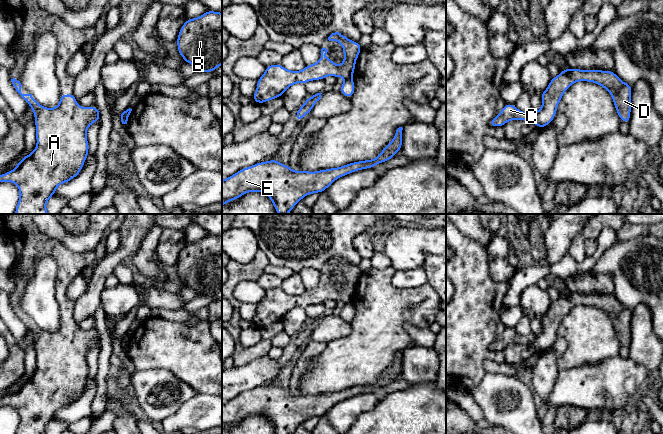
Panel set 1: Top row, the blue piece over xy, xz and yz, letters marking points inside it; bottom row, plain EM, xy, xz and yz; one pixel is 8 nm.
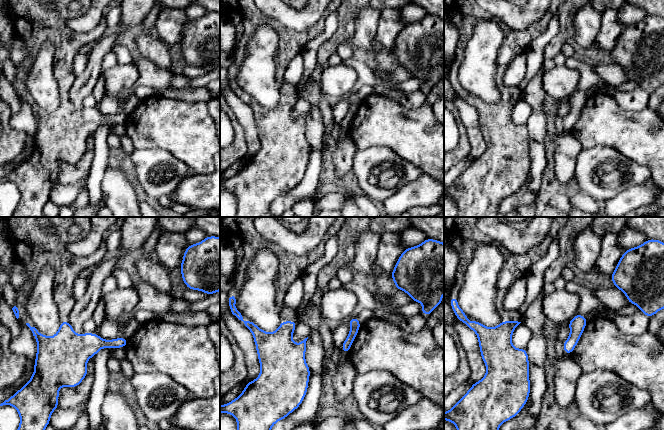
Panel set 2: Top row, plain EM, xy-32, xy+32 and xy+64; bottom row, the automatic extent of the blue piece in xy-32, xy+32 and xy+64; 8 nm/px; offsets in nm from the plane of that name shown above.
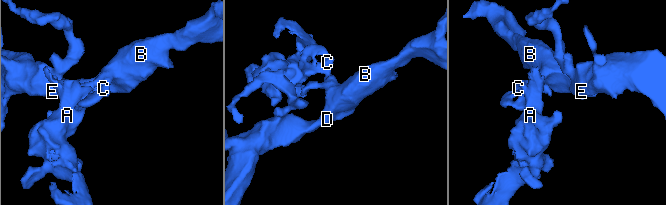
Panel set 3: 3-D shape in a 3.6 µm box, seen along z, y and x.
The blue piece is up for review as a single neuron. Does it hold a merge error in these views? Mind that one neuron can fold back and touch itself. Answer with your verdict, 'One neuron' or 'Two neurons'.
Two neurons

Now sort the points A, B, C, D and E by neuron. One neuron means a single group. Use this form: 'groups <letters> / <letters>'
groups A C / B D E

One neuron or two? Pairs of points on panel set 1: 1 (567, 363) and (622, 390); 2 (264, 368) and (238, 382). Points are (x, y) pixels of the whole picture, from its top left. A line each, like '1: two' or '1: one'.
1: two
2: one

